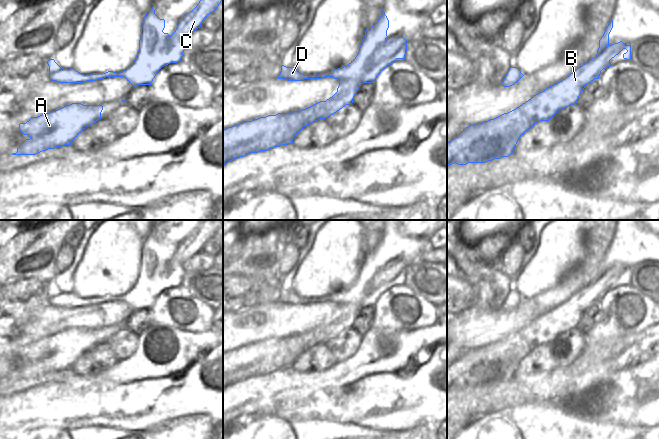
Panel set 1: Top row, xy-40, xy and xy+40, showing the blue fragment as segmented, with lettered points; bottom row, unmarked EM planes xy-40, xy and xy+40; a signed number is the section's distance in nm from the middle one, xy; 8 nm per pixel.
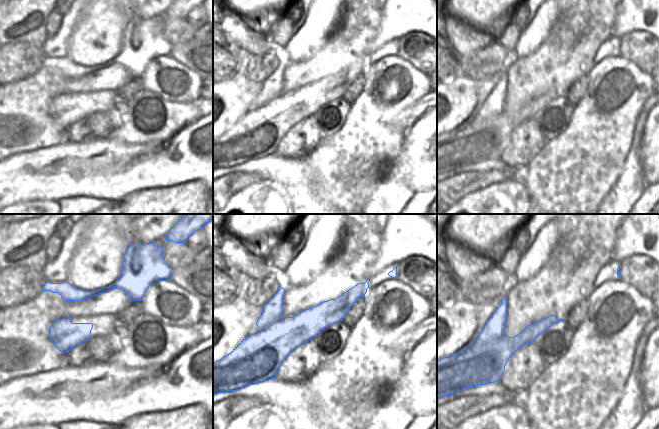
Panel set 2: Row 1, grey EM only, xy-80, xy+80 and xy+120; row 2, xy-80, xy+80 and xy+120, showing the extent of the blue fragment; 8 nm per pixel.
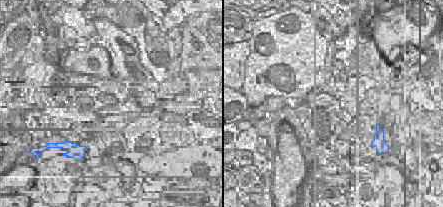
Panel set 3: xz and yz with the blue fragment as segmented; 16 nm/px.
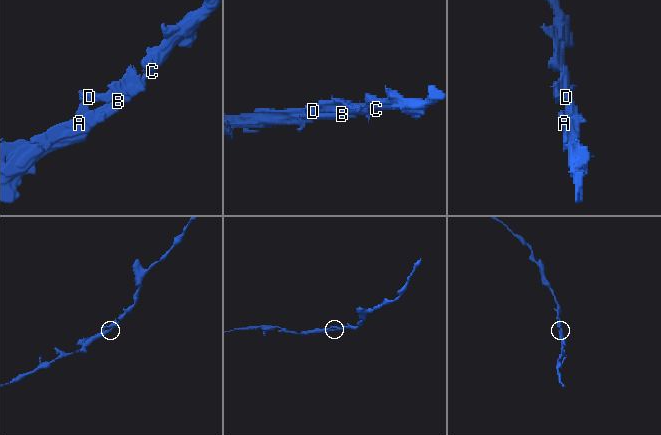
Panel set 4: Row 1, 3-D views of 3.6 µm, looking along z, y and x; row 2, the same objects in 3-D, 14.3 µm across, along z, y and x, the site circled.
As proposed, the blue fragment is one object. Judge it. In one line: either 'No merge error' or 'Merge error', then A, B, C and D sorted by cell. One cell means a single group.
No merge error. Groups: A B C D.

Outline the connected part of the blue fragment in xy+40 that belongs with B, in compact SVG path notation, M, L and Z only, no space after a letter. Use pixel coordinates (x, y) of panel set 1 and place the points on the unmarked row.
M613 244L609 246L603 260L599 264L597 278L582 290L575 293L562 305L547 311L544 315L534 319L528 325L516 333L504 337L494 343L476 347L463 353L454 363L447 367L447 390L454 387L466 389L468 387L486 387L494 383L511 379L519 362L531 351L540 345L549 345L558 335L577 327L577 324L586 309L594 303L599 303L601 295L612 288L610 284L623 273L627 276L623 282L631 284L631 269L625 269L622 265L609 268L609 258L613 252Z

